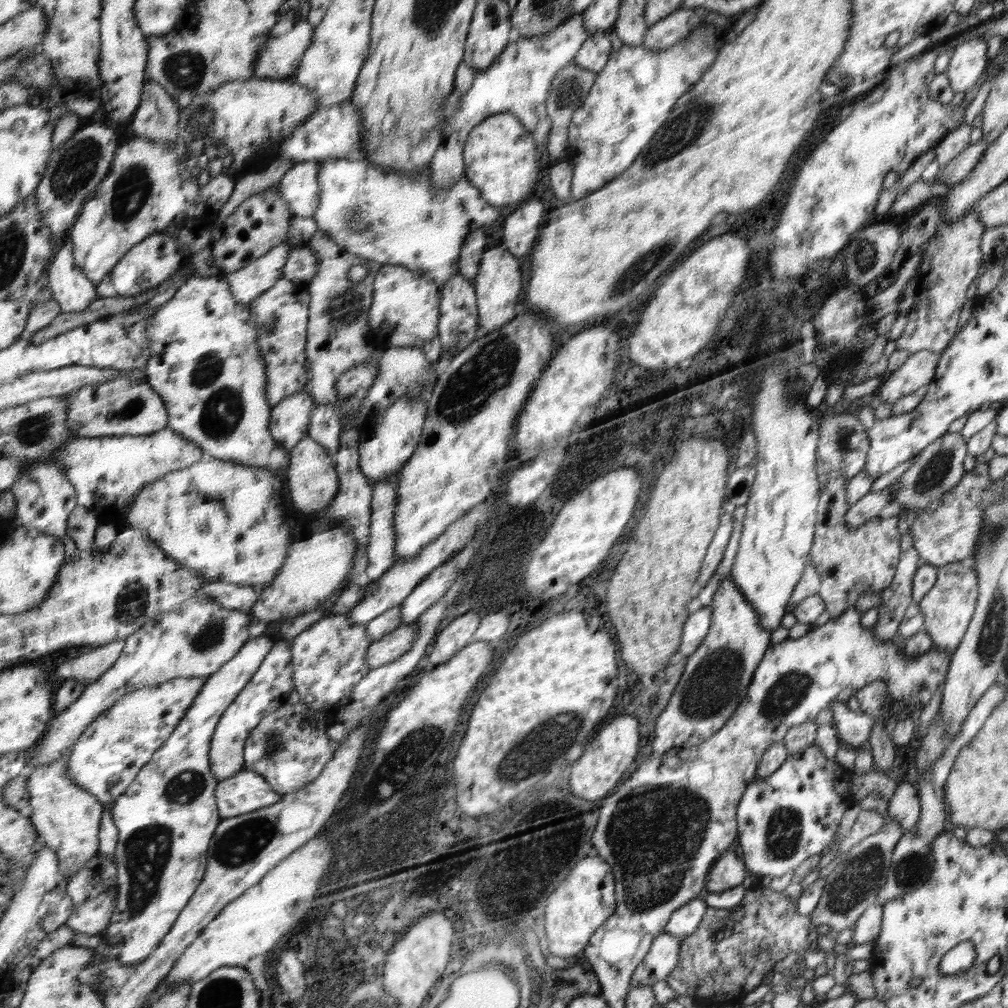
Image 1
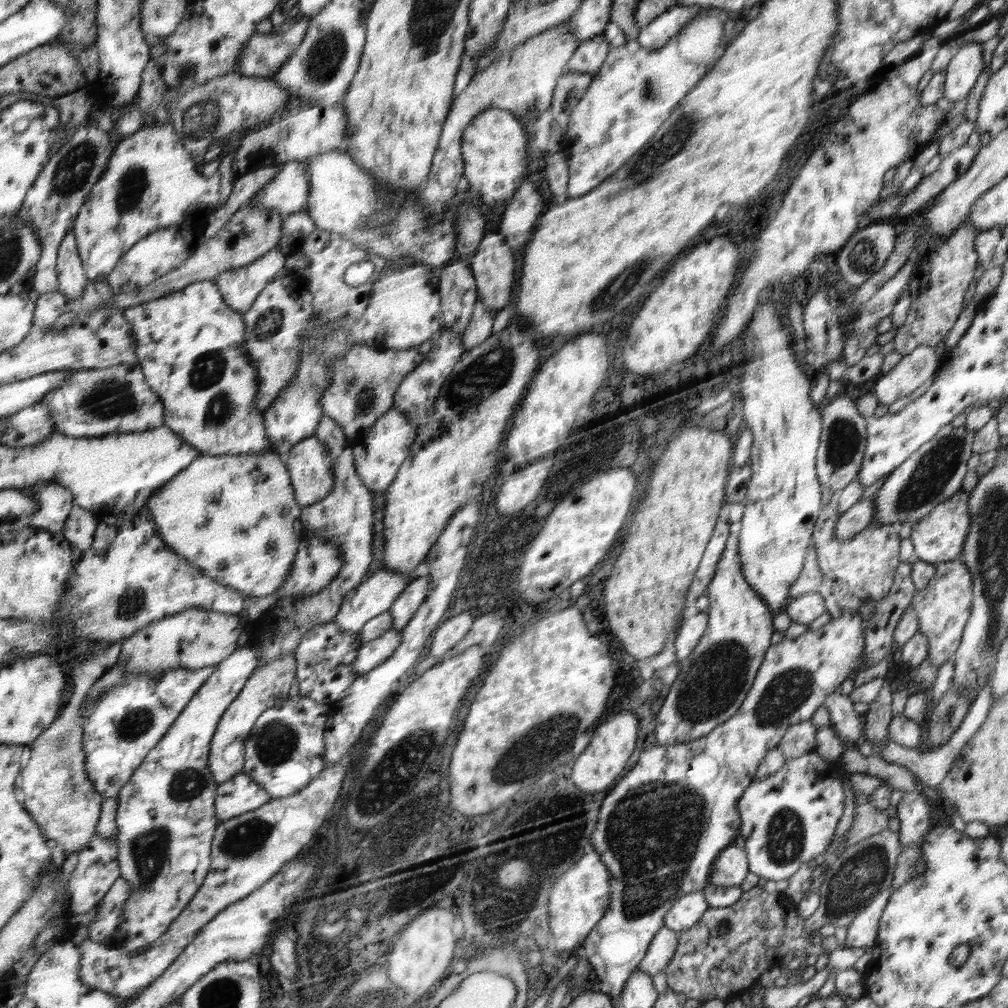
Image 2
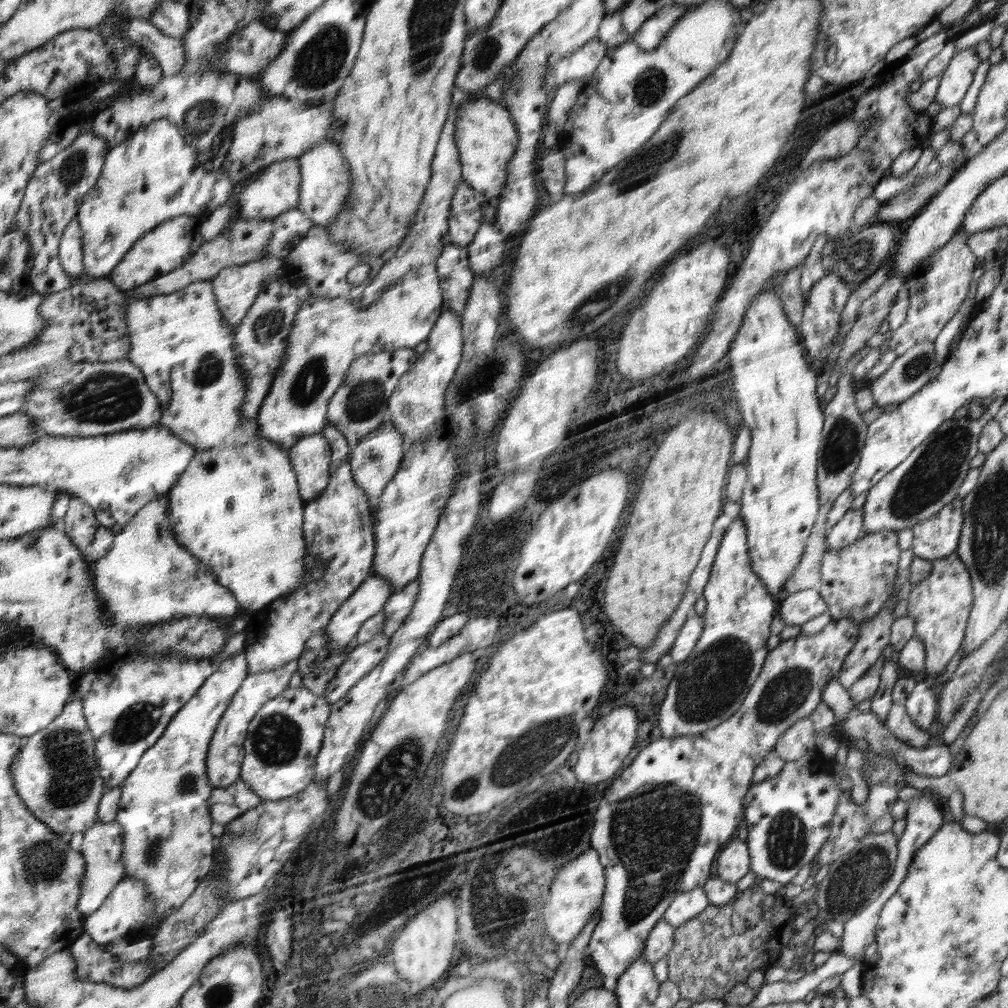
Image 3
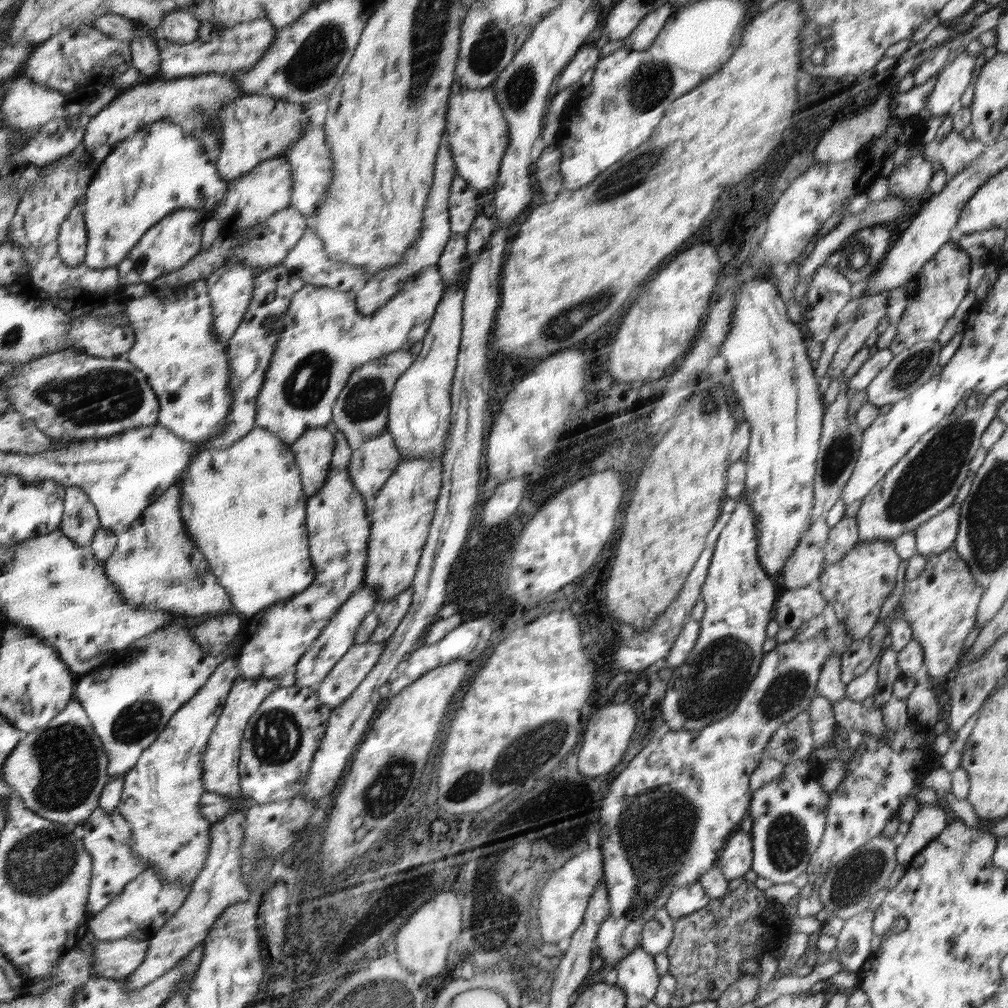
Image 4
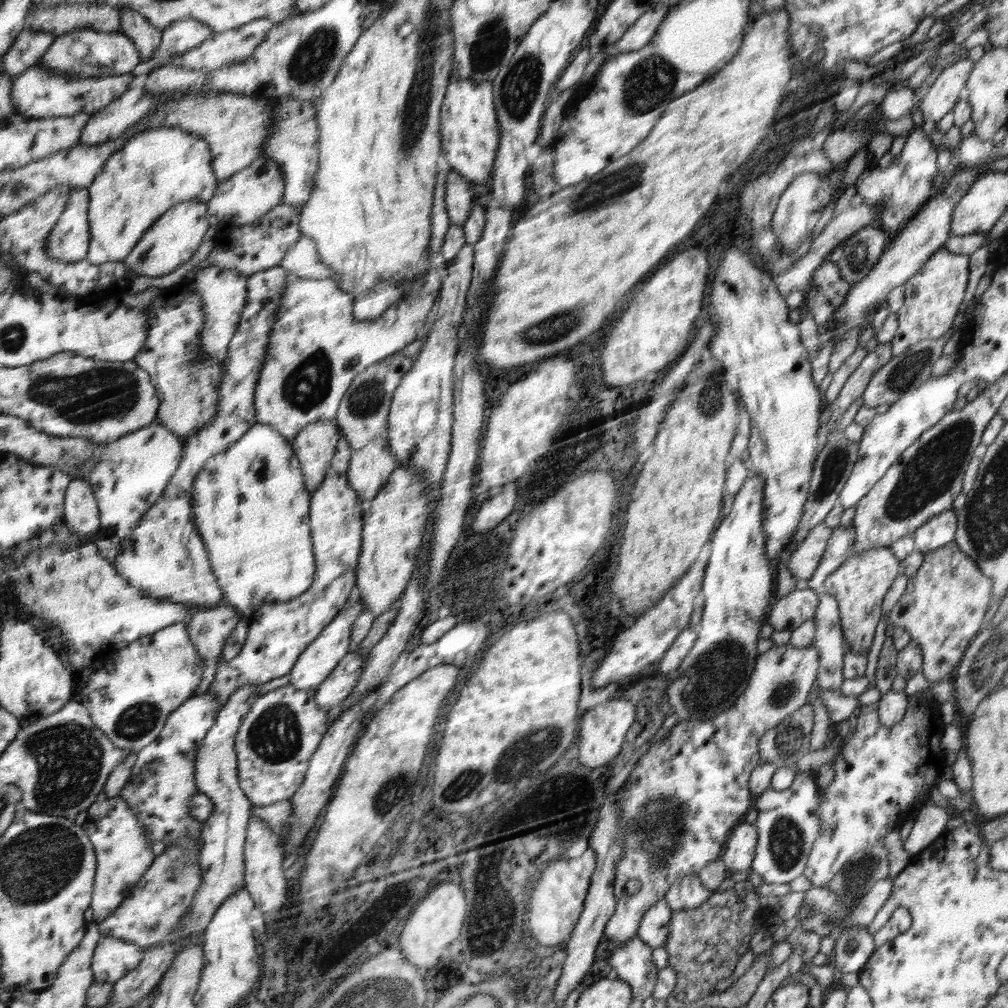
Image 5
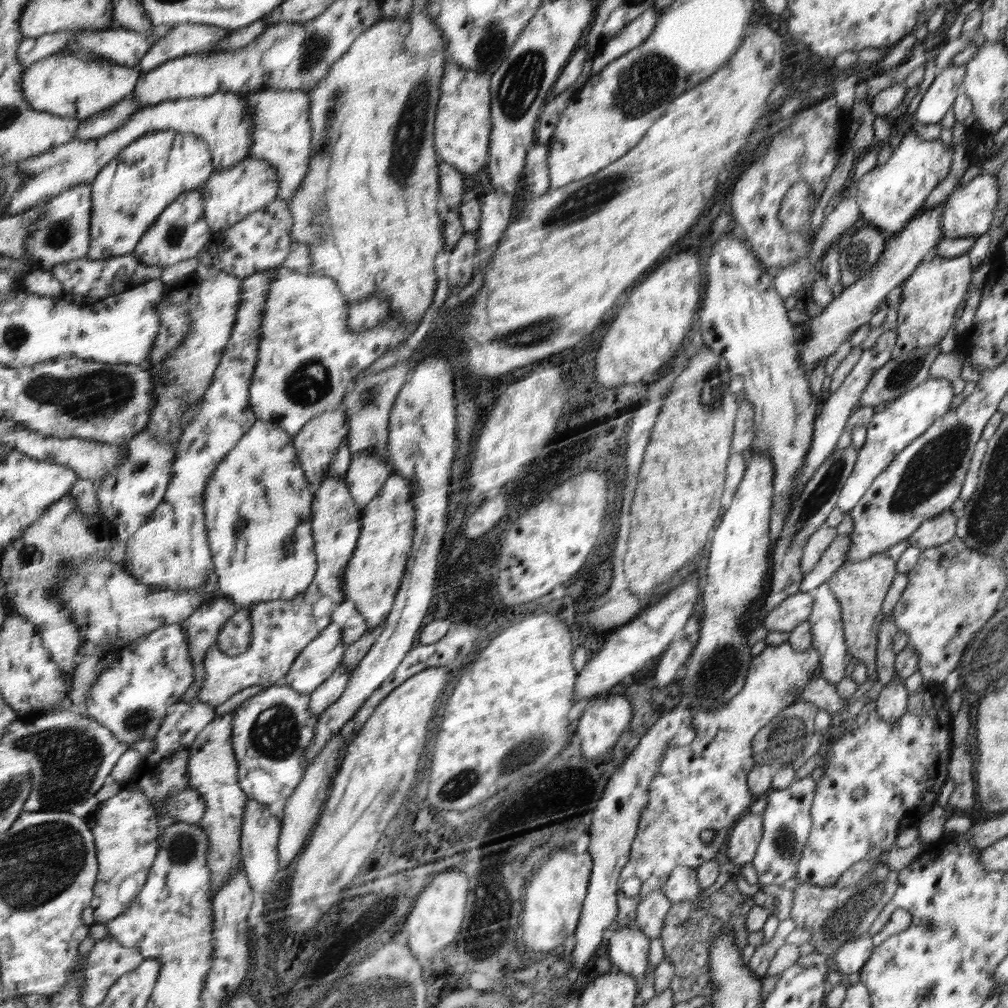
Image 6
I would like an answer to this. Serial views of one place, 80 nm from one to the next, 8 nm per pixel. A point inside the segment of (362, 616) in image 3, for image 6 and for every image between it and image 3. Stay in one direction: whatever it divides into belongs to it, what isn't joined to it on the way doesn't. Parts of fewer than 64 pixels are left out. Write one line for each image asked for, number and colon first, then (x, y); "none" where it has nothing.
4: (311, 670)
5: (323, 655)
6: (319, 660)

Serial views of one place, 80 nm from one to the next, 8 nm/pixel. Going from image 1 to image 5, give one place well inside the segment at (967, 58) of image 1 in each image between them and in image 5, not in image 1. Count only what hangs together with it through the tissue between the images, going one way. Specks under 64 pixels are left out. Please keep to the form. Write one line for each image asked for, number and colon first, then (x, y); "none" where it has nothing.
2: (963, 70)
3: (955, 80)
4: (951, 82)
5: (941, 97)

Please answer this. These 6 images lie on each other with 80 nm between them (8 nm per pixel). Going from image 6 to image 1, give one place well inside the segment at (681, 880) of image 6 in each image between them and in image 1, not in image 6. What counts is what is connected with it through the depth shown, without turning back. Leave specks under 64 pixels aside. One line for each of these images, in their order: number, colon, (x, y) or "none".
1: (683, 923)
2: (687, 911)
3: (688, 905)
4: (684, 901)
5: (687, 893)

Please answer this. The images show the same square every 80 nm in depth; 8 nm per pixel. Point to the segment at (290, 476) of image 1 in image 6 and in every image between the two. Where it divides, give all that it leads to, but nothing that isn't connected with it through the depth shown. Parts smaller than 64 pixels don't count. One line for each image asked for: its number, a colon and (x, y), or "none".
2: (311, 468)
3: (311, 456)
4: (314, 451)
5: (316, 445)
6: (317, 444)

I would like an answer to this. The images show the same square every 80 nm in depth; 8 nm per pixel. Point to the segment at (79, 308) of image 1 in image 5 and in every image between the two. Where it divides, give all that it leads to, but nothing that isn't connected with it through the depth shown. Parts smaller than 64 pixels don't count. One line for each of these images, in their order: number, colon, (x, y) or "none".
2: (72, 280)
3: (71, 248)
4: (72, 238)
5: (69, 240)

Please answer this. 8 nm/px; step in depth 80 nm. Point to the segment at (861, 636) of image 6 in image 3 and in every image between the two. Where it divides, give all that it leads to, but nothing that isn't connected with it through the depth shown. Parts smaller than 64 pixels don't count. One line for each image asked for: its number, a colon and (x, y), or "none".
3: (855, 582)
4: (856, 586)
5: (859, 584)

